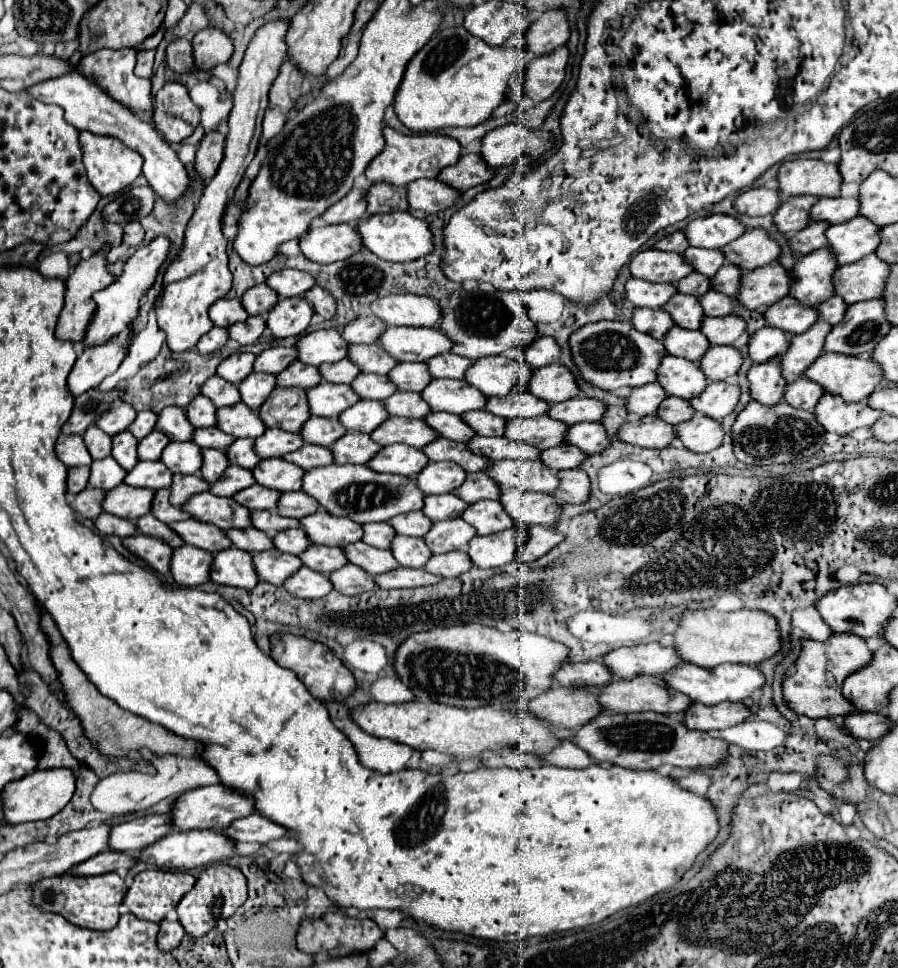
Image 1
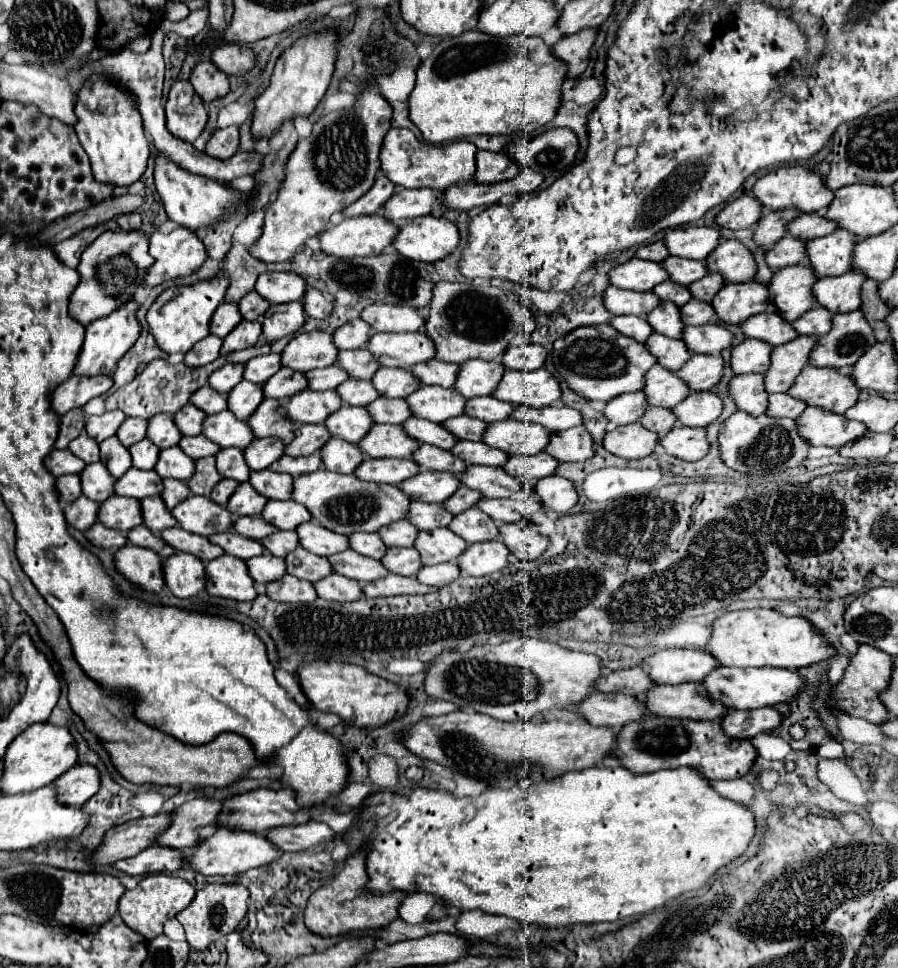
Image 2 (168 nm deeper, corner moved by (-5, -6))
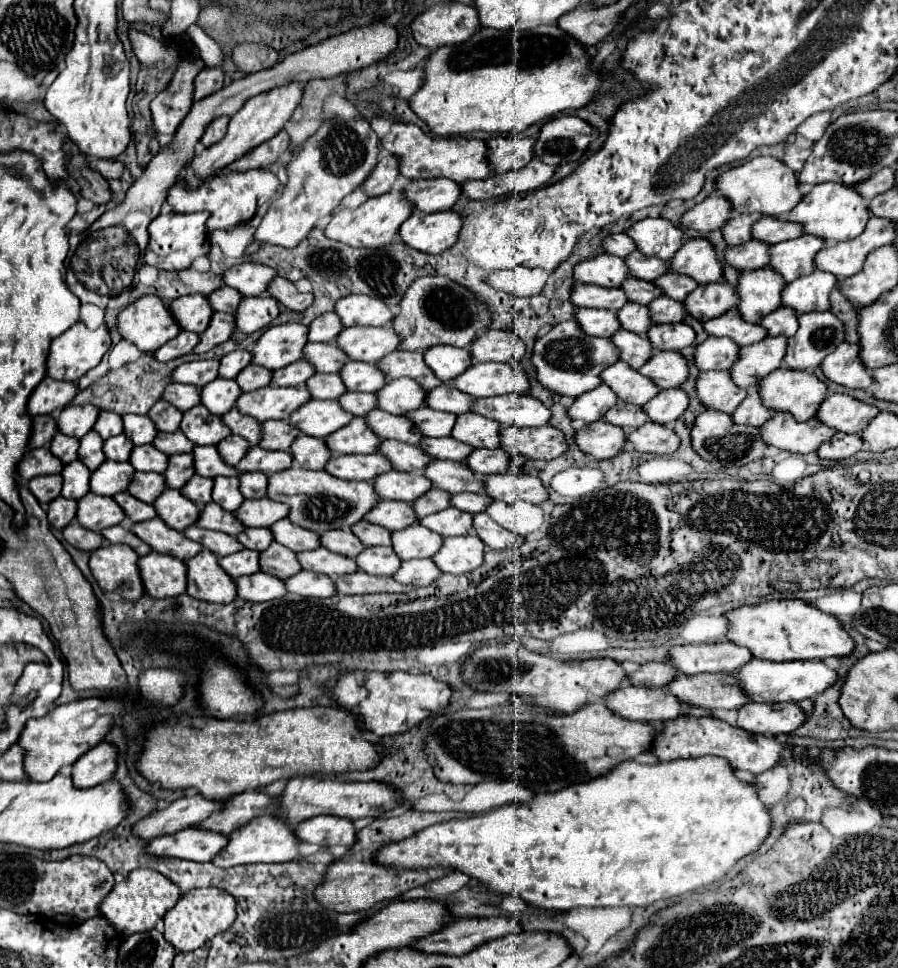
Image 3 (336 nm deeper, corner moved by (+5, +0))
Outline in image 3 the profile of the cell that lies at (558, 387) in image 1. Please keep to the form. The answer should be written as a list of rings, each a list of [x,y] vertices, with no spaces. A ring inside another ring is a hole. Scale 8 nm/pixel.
[[[474,363],[468,373],[456,377],[452,385],[472,397],[494,397],[530,391],[528,375],[514,369],[510,363]]]

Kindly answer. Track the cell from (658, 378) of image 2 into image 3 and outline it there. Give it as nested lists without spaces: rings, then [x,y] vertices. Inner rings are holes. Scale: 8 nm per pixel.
[[[618,361],[616,365],[610,365],[610,369],[602,373],[602,381],[610,389],[614,389],[614,393],[622,401],[634,405],[646,405],[650,397],[656,397],[660,391],[658,385],[650,381],[650,377],[644,377],[640,371],[632,369],[626,361]]]

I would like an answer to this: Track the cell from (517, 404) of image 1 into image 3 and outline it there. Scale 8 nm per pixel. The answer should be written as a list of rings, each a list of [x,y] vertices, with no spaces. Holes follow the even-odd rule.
[[[440,385],[438,389],[428,391],[426,395],[426,405],[436,409],[436,411],[448,411],[448,413],[468,413],[472,411],[476,397],[470,397],[466,393],[460,393],[458,389],[454,389],[454,385]]]

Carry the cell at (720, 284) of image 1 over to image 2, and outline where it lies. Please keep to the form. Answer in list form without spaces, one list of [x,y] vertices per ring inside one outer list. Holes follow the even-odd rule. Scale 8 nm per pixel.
[[[708,273],[704,275],[704,279],[698,279],[696,283],[688,285],[688,289],[692,291],[692,299],[698,299],[698,301],[706,301],[710,303],[712,297],[724,287],[724,279],[716,273]]]

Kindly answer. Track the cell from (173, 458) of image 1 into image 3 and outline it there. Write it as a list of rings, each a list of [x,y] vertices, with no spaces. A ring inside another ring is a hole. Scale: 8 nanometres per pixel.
[[[140,445],[132,449],[130,463],[134,465],[136,471],[154,471],[154,473],[164,473],[168,467],[168,455],[160,453],[158,447],[154,445]]]

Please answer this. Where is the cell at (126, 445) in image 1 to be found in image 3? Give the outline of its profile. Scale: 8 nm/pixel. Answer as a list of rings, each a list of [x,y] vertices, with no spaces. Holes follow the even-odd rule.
[[[96,431],[86,433],[86,437],[80,439],[80,449],[78,449],[78,459],[82,459],[82,463],[86,463],[86,467],[90,471],[96,471],[104,461],[104,441]]]

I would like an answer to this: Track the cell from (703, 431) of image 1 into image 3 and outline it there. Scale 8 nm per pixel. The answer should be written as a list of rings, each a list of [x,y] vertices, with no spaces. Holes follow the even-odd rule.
[[[652,423],[638,427],[628,435],[628,441],[642,453],[654,453],[654,455],[670,455],[680,447],[680,437],[672,431],[668,425]]]

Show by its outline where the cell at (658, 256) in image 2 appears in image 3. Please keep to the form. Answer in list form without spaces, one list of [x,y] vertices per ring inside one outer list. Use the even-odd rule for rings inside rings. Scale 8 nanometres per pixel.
[[[622,233],[622,235],[608,235],[608,237],[604,239],[604,249],[606,249],[606,253],[612,253],[612,255],[622,253],[622,255],[618,255],[618,257],[628,257],[630,253],[638,251],[636,243],[634,243],[626,233]]]

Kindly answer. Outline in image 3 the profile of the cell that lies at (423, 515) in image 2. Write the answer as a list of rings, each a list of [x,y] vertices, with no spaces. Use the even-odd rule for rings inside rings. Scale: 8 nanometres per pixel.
[[[390,499],[380,501],[364,519],[368,519],[370,523],[376,523],[376,525],[384,525],[390,531],[406,529],[420,521],[420,517],[416,515],[416,511],[410,503],[390,501]]]

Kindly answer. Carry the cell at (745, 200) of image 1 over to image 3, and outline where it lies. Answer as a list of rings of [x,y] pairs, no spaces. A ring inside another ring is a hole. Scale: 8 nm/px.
[[[712,193],[702,203],[698,203],[696,207],[692,207],[690,211],[684,213],[682,227],[708,233],[708,231],[720,229],[732,217],[734,217],[732,203],[724,195]]]

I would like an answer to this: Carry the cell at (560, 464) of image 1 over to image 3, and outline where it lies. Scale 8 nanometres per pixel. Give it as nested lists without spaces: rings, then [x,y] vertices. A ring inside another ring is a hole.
[[[474,449],[466,459],[466,465],[474,469],[476,475],[494,475],[514,471],[514,463],[524,465],[524,457],[514,457],[506,449]]]

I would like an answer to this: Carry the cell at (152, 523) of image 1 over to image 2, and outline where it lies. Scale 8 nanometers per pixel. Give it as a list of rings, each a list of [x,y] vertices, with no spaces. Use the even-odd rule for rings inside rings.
[[[144,525],[134,527],[126,537],[128,537],[128,543],[132,543],[132,545],[136,545],[136,547],[140,545],[140,547],[152,549],[152,551],[156,551],[162,559],[166,559],[166,557],[170,557],[170,555],[174,553],[174,549],[172,549],[168,543],[164,543],[158,535],[150,533],[148,527],[144,527]]]

